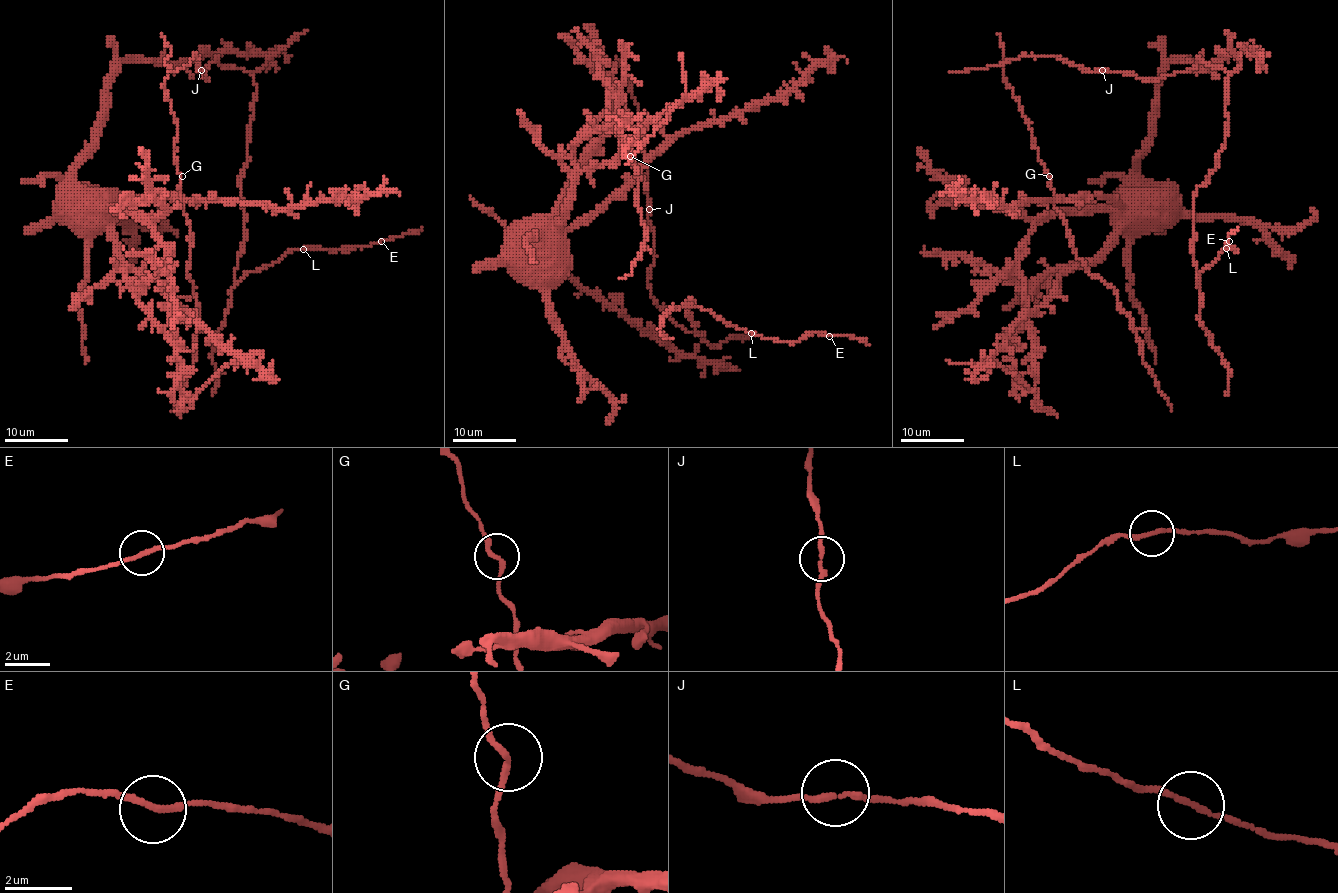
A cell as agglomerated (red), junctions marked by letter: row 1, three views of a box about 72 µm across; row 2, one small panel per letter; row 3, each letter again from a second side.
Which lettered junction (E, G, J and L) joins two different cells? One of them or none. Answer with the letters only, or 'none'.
none

